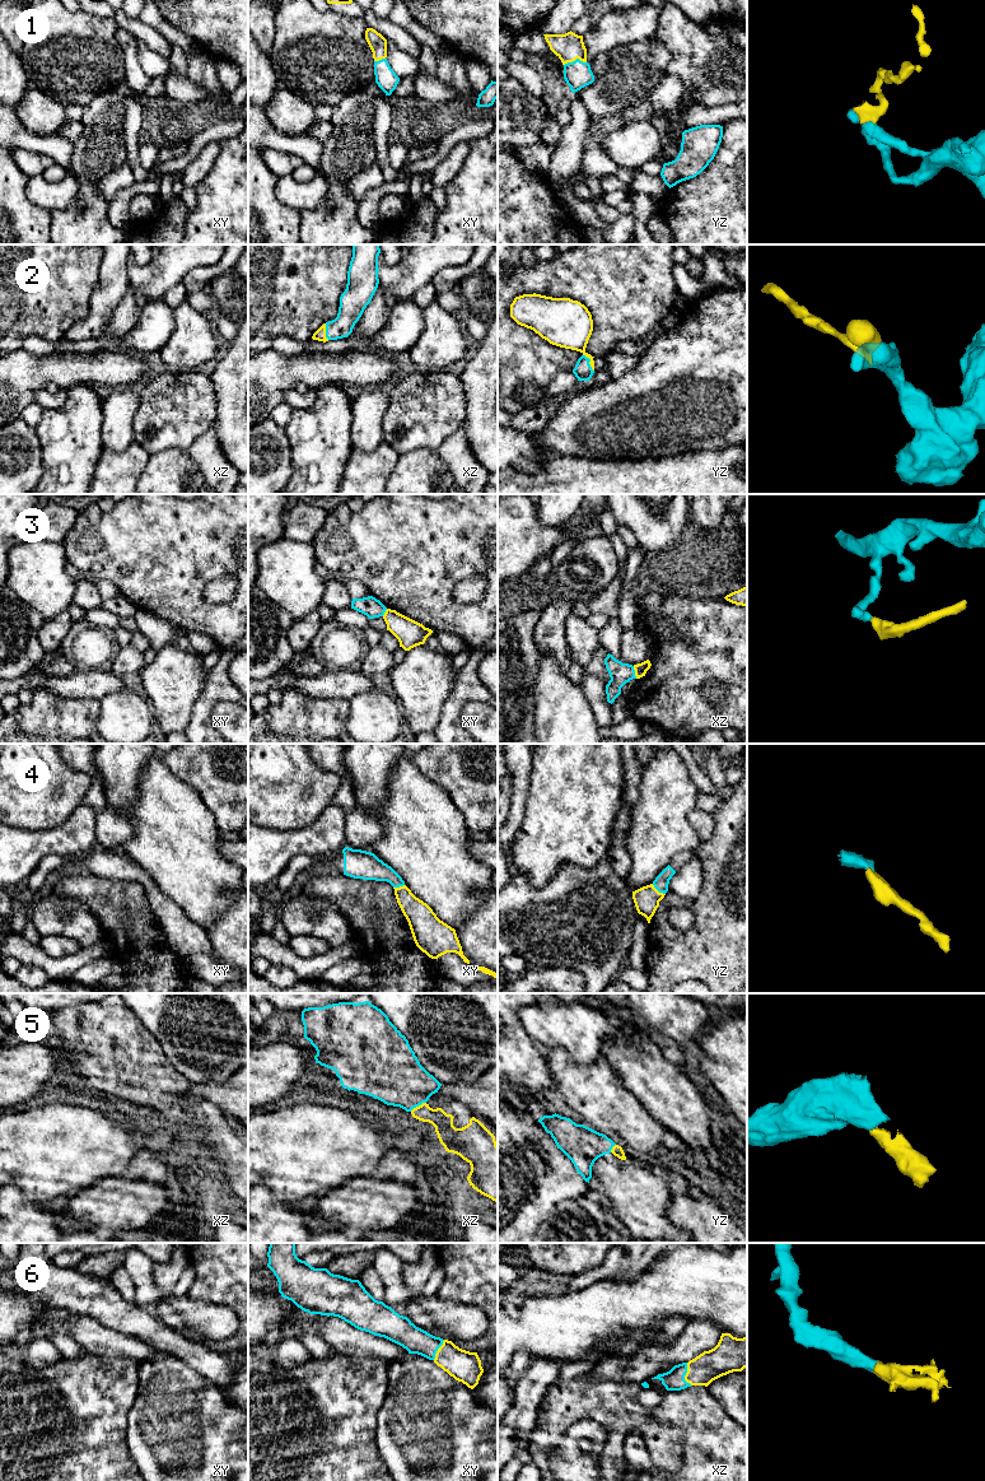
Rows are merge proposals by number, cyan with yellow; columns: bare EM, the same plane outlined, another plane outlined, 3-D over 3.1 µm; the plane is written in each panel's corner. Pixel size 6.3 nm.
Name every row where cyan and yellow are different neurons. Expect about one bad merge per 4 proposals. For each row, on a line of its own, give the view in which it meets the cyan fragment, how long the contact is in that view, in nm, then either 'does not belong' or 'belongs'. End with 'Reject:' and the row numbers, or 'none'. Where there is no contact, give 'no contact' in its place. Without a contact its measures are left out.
1: contact in yz; length 150 nm; belongs
2: contact in yz; length 130 nm; belongs
3: contact in xz; length 80 nm; does not belong
4: contact in yz; length 110 nm; belongs
5: contact in xz; length 120 nm; belongs
6: contact in xz; length 150 nm; belongs
Reject: 3

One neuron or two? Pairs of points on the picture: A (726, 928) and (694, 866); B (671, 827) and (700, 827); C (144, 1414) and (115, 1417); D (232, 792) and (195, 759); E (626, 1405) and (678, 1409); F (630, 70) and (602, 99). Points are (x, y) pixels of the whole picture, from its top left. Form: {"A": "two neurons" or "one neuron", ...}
{"A": "two neurons", "B": "two neurons", "C": "two neurons", "D": "one neuron", "E": "two neurons", "F": "one neuron"}

